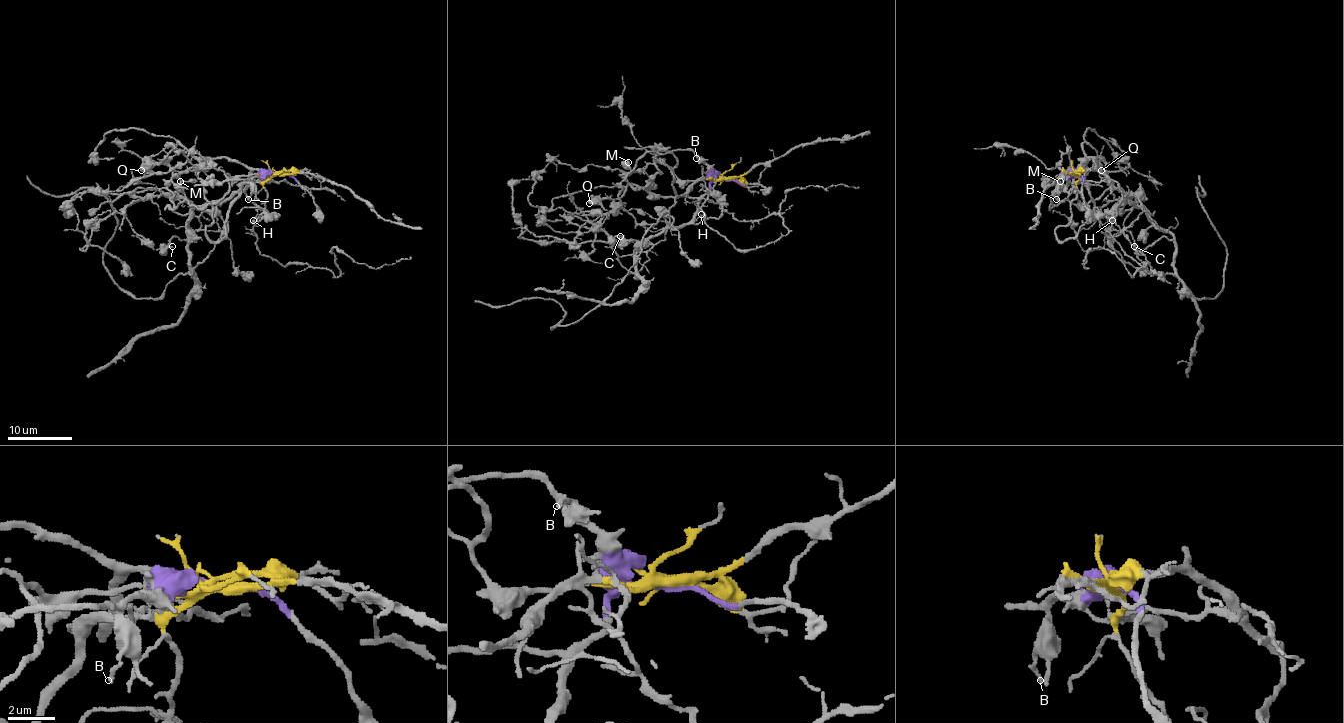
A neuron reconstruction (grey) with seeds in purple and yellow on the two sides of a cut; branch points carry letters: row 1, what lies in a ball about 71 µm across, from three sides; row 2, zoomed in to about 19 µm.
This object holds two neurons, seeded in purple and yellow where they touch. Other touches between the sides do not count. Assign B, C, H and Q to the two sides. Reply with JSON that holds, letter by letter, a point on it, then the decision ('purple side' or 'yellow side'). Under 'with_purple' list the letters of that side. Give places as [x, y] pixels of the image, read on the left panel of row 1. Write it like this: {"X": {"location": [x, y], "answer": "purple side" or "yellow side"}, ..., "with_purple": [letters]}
{"B": {"location": [248, 199], "answer": "purple side"}, "C": {"location": [172, 246], "answer": "purple side"}, "H": {"location": [253, 220], "answer": "purple side"}, "Q": {"location": [141, 170], "answer": "purple side"}, "with_purple": ["B", "C", "H", "Q"]}

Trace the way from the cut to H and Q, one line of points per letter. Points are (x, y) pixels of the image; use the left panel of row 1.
H: (279, 174), (255, 169), (250, 174), (250, 184), (245, 192), (258, 208), (253, 221)
Q: (279, 174), (226, 158), (194, 156), (179, 142), (158, 163), (148, 163), (140, 171)

